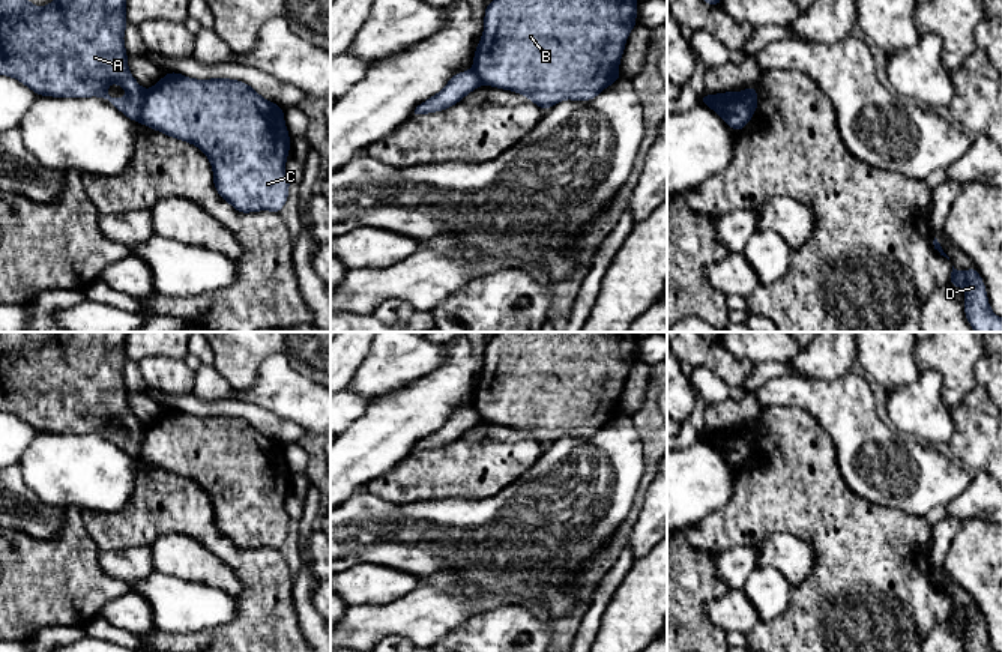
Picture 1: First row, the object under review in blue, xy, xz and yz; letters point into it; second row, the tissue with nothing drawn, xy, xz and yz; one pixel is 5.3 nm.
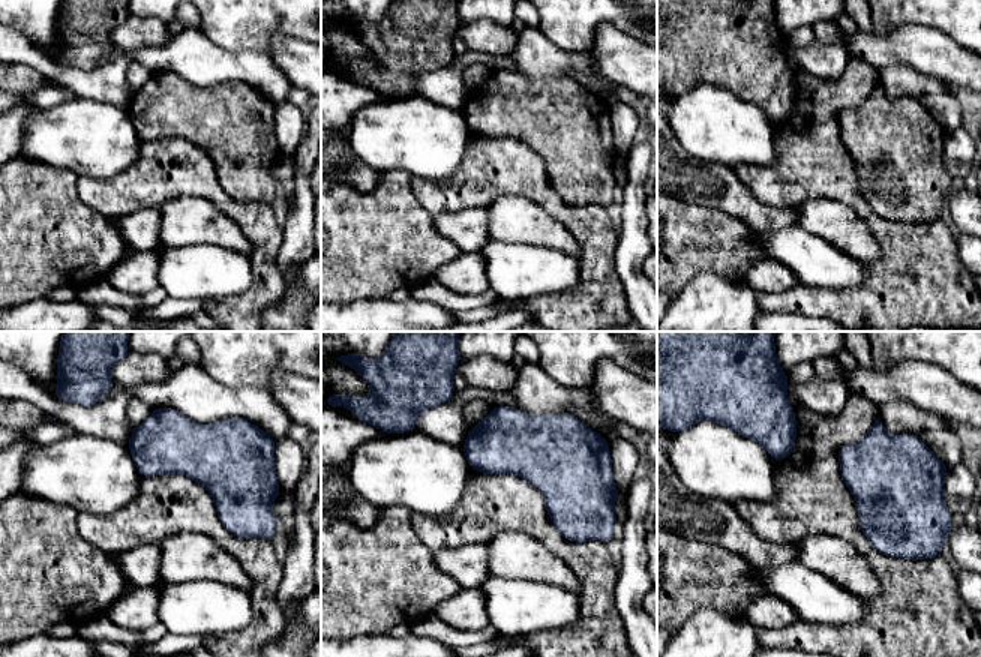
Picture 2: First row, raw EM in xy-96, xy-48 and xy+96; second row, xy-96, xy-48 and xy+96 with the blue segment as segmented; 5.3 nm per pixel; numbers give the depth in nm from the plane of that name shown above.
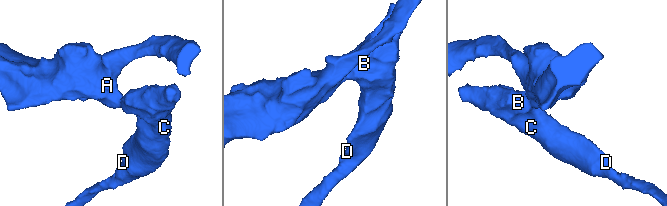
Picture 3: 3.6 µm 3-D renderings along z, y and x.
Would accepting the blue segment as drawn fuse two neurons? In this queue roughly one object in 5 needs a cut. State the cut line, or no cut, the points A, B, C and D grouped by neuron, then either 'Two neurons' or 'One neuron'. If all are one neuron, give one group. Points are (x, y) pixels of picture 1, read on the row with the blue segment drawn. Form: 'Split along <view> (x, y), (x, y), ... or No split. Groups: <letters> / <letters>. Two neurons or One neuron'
Split along xy (146, 90), (137, 120). Groups: A / B C D. Two neurons

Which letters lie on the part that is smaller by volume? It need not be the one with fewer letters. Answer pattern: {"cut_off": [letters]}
{"cut_off": ["A"]}

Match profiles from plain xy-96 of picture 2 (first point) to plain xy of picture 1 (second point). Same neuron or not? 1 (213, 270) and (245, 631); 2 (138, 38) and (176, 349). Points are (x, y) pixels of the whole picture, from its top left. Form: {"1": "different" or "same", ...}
{"1": "different", "2": "different"}

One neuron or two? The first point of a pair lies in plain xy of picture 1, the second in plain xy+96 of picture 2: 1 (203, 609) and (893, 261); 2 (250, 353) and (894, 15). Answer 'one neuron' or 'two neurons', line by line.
1: two neurons
2: one neuron

